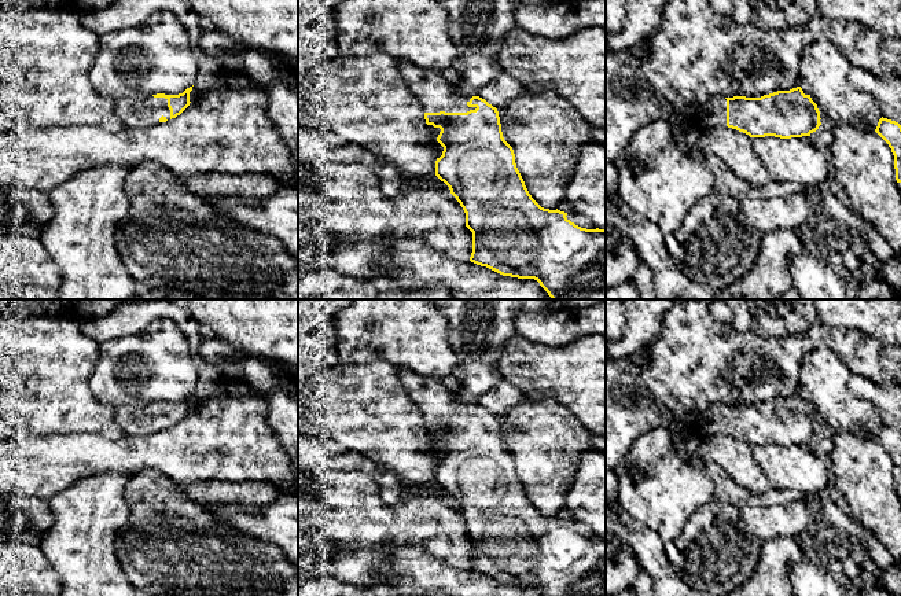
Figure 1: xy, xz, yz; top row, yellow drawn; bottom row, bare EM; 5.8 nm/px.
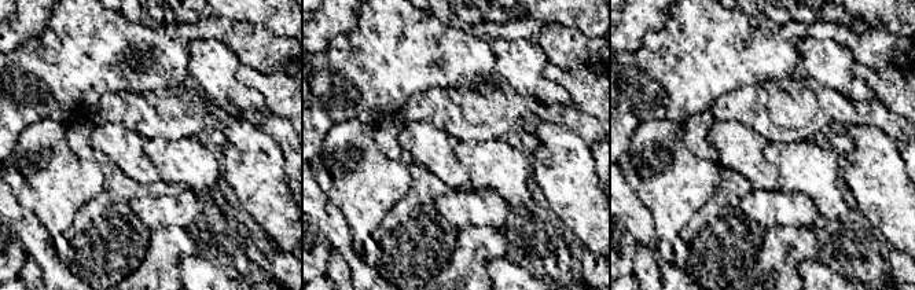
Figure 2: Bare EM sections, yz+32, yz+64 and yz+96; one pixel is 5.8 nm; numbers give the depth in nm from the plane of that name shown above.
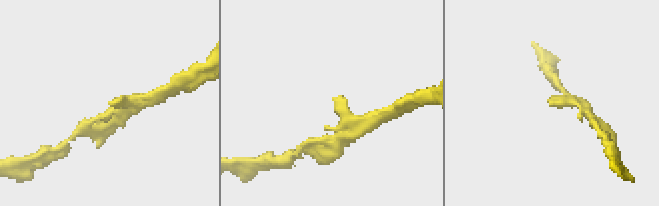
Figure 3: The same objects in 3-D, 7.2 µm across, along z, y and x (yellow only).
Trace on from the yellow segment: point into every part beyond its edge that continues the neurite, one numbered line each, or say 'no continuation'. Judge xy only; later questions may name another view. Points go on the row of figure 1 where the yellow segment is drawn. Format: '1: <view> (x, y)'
1: xy (133, 113)

